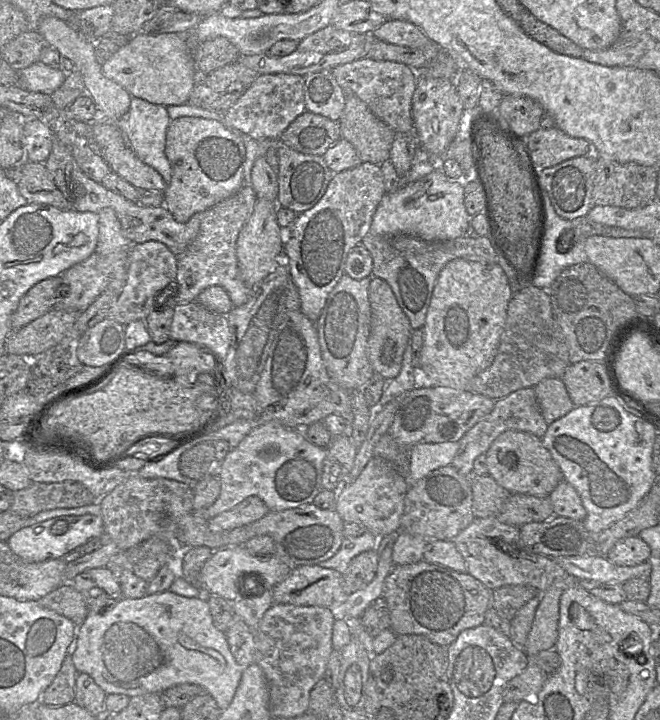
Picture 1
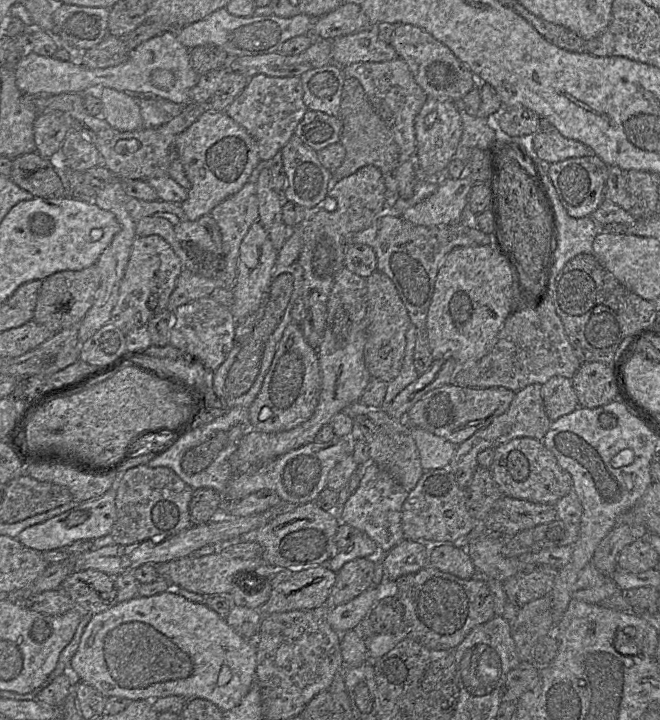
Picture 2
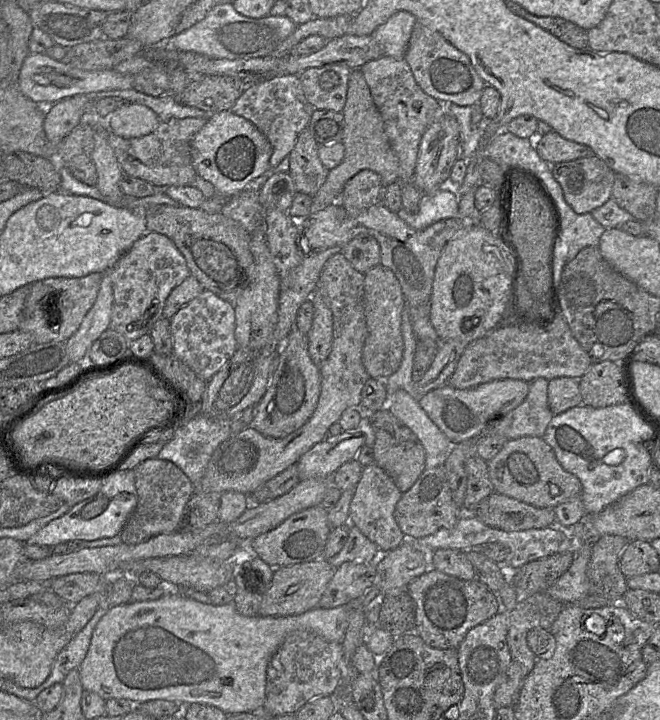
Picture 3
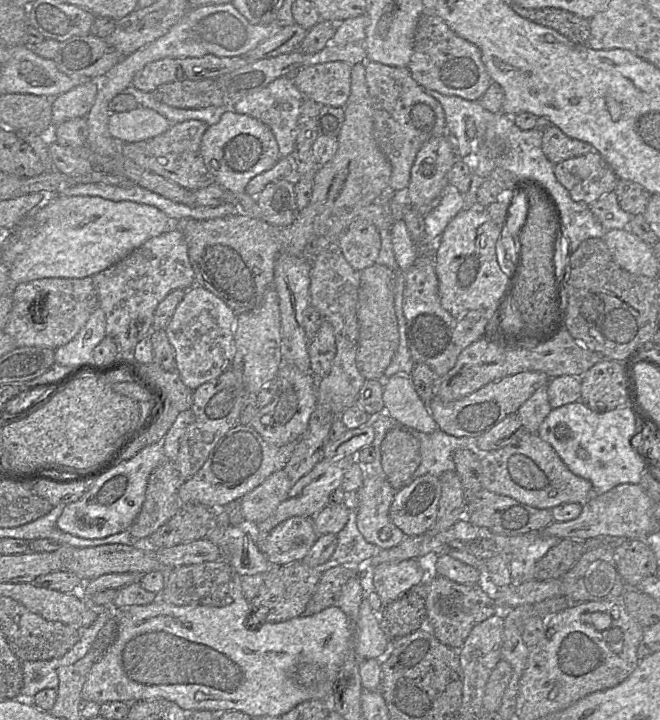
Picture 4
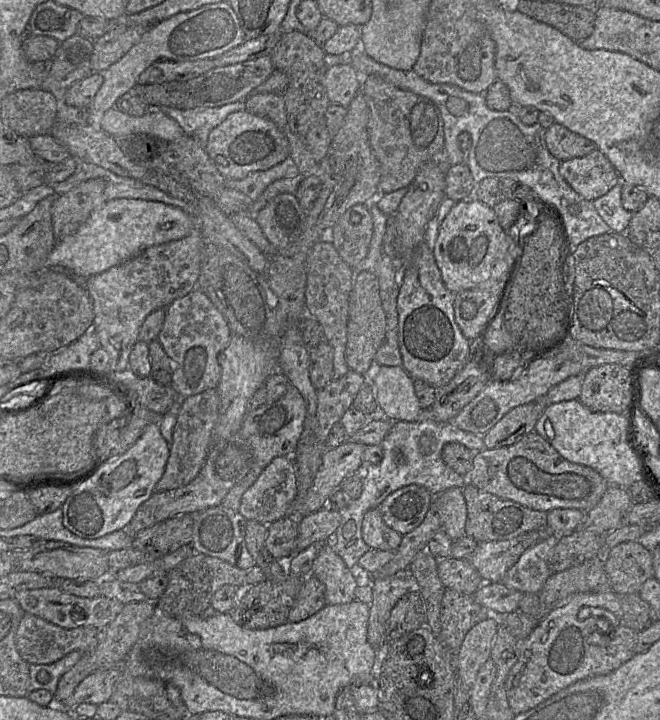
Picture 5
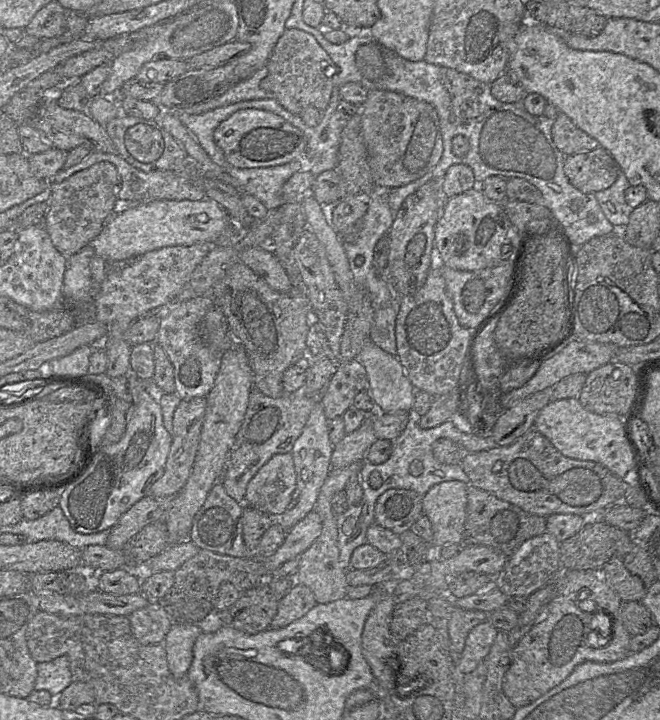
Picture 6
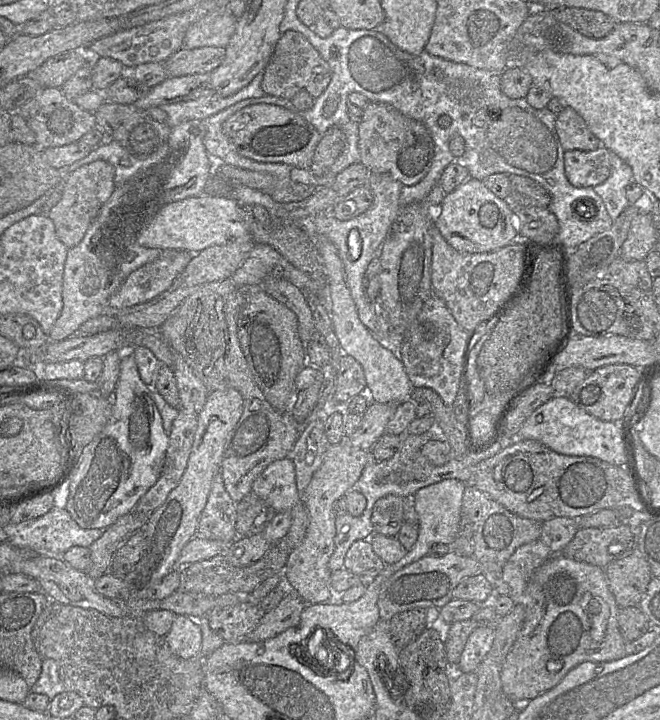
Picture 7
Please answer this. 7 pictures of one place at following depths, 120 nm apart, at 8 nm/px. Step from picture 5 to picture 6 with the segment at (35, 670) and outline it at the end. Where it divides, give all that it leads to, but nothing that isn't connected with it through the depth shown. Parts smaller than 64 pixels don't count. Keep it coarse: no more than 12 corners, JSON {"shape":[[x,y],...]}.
{"shape":[[62,655],[39,662],[34,690],[54,700],[72,682],[70,661]]}

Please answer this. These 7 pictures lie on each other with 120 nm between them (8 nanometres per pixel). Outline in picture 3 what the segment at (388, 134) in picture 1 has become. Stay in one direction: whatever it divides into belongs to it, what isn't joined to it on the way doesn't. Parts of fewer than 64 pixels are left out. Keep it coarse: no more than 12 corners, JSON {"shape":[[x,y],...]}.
{"shape":[[360,68],[342,113],[344,158],[313,196],[311,213],[340,200],[361,170],[384,187],[398,158]]}

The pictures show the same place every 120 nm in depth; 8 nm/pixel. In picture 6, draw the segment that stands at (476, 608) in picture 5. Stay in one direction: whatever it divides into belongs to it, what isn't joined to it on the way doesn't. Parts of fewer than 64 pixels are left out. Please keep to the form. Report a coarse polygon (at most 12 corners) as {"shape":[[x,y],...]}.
{"shape":[[453,607],[448,634],[461,654],[469,632],[489,614]]}

